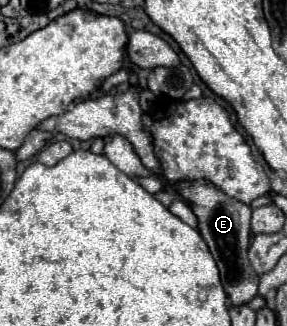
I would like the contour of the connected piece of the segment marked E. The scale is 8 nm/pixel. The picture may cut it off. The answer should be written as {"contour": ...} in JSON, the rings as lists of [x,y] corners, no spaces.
{"contour":[[[179,182],[179,184],[175,184],[175,190],[179,190],[179,194],[191,202],[193,212],[199,218],[199,232],[205,238],[205,242],[219,266],[221,282],[223,282],[223,288],[225,288],[227,296],[231,298],[231,302],[235,306],[239,306],[239,304],[245,304],[251,298],[255,298],[257,288],[259,288],[259,276],[255,276],[255,272],[251,270],[249,260],[247,260],[251,208],[245,206],[243,202],[233,202],[233,198],[225,198],[225,194],[221,194],[221,190],[213,190],[213,186],[205,186],[205,182],[201,182],[201,186],[193,186],[193,190],[189,190],[189,186],[181,186],[181,182]]]}

